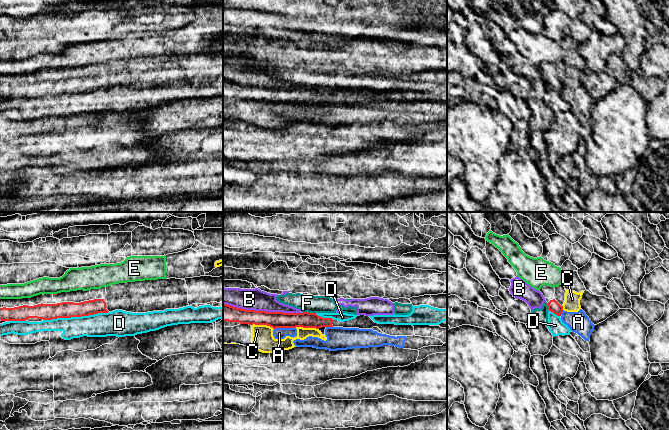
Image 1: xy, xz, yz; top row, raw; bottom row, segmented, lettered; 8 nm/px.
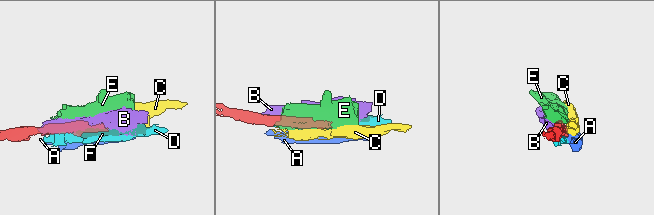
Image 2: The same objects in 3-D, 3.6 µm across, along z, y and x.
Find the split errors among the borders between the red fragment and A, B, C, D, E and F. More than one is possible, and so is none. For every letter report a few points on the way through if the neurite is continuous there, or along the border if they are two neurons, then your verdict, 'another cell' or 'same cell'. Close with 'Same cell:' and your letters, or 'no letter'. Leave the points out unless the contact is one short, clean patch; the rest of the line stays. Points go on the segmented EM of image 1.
A: another cell
B: another cell
C: another cell
D: another cell
E: another cell
F: border along xz (303, 311), (315, 313); another cell
Same cell: no letter

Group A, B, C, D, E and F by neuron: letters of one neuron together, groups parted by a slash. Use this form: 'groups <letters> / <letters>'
groups A / B / C / D F / E

